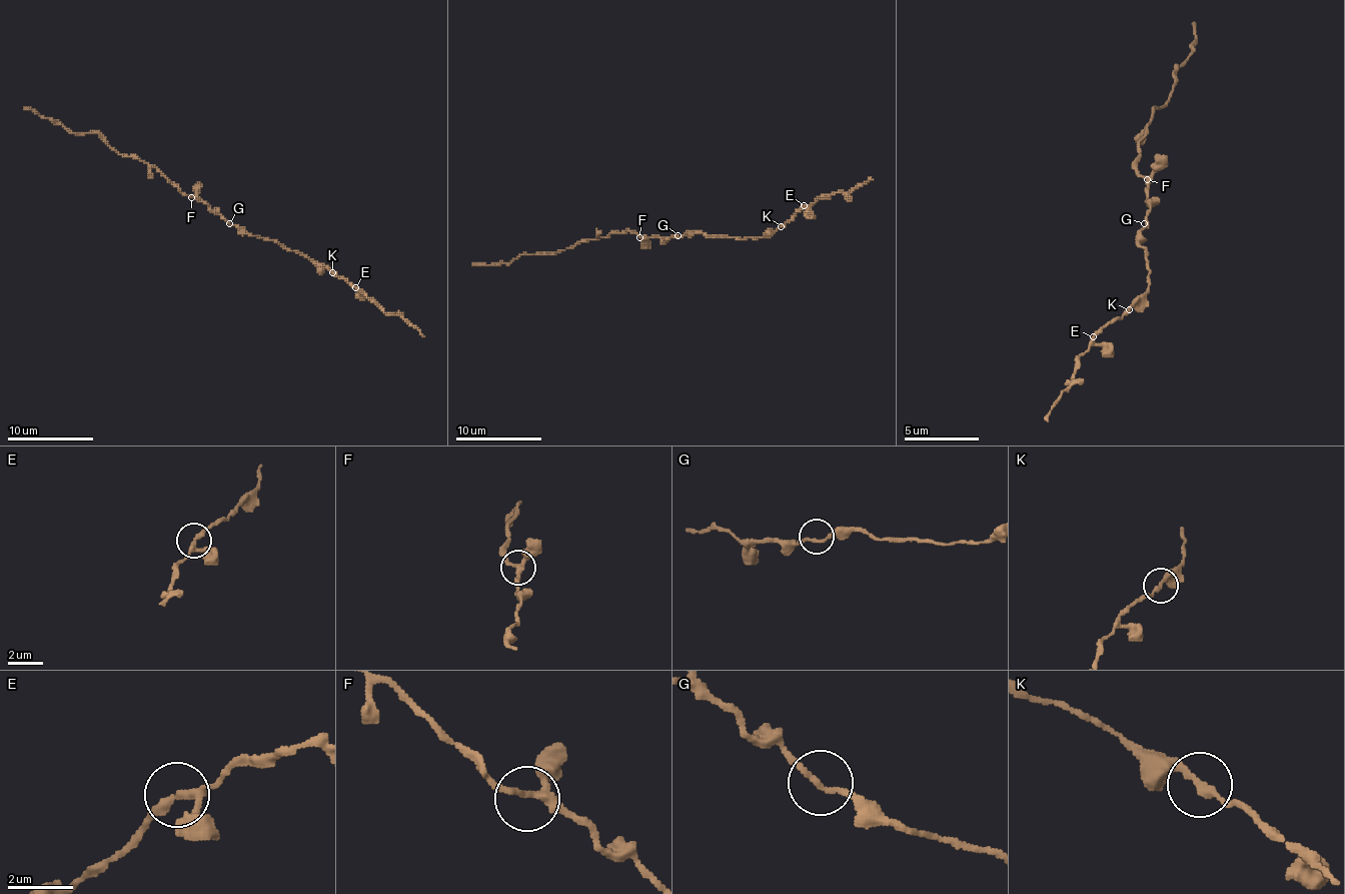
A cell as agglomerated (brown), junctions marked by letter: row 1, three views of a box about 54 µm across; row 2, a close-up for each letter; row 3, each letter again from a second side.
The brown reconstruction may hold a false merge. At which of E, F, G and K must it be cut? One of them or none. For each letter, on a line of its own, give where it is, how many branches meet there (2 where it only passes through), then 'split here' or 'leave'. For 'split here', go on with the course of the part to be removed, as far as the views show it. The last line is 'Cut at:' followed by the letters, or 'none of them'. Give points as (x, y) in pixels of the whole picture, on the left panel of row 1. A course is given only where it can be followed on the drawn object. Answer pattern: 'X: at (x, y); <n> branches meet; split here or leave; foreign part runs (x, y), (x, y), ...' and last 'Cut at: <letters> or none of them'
E: at (355, 287); 3 branches meet; leave
F: at (191, 197); 3 branches meet; leave
G: at (229, 223); 2 branches meet; leave
K: at (332, 272); 2 branches meet; leave
Cut at: none of them

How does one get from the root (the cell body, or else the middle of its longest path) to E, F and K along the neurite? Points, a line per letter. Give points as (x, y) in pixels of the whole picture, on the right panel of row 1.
E: (1147, 223), (1140, 231), (1140, 246), (1151, 272), (1147, 290), (1121, 316), (1114, 316), (1092, 335)
F: (1147, 223), (1147, 179)
K: (1147, 223), (1147, 227), (1140, 231), (1140, 246), (1151, 272), (1147, 275), (1147, 290), (1129, 309)

